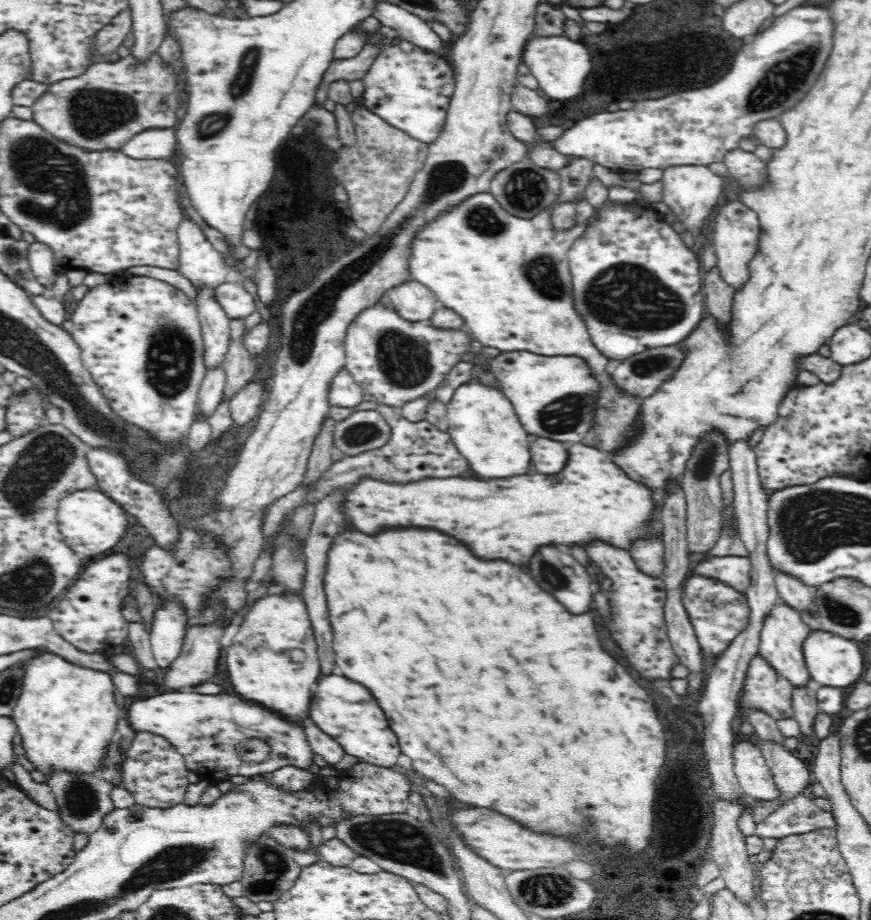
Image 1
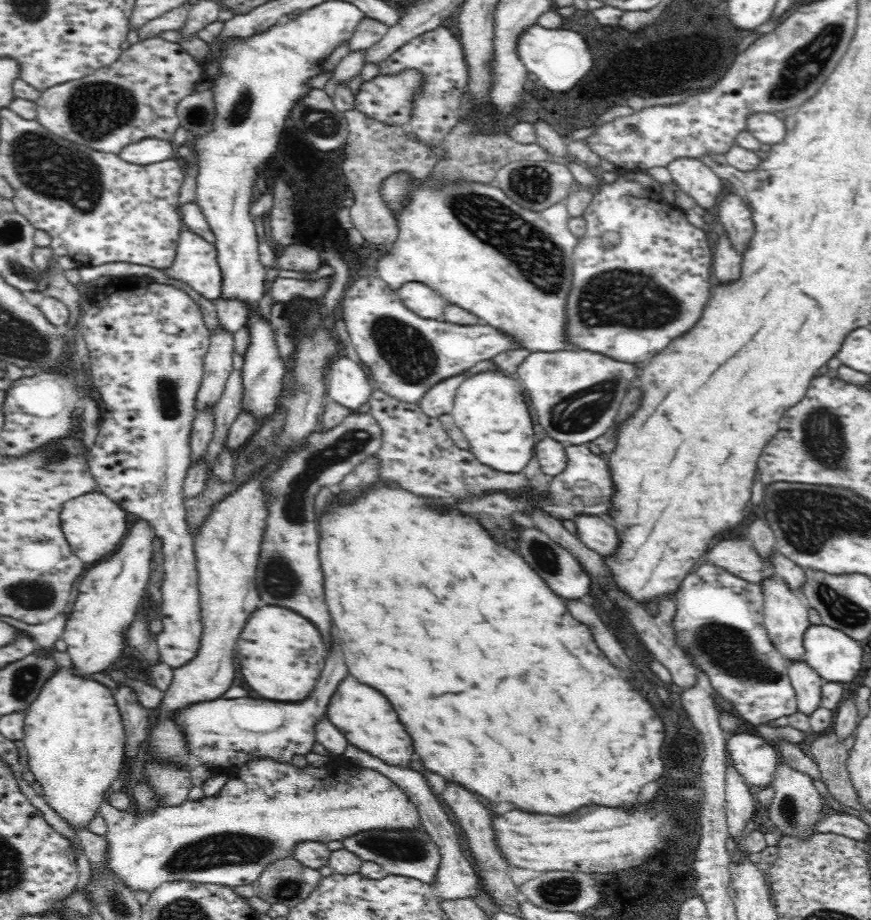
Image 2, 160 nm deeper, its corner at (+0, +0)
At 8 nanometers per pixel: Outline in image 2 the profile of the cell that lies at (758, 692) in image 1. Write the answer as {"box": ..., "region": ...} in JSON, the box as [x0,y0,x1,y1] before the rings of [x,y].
{"box":[672,561,799,726],"region":[[[702,561],[702,566],[684,577],[673,598],[677,609],[672,627],[678,647],[708,675],[712,688],[732,711],[754,726],[799,712],[788,672],[790,662],[776,650],[763,626],[765,600],[760,583],[748,583]]]}

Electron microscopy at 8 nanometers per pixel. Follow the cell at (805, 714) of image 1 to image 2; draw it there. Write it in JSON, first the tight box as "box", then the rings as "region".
{"box":[788,659,826,717],"region":[[[803,659],[792,660],[788,672],[796,691],[798,711],[810,717],[821,706],[821,688],[826,681]]]}

